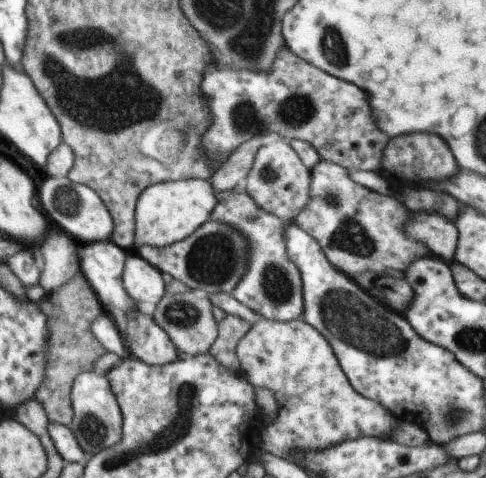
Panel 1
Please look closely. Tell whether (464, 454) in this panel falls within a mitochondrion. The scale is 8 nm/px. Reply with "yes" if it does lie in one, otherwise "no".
no

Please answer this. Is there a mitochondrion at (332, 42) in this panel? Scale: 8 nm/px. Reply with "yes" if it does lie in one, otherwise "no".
yes

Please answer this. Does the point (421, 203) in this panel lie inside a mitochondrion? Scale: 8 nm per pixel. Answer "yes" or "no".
no

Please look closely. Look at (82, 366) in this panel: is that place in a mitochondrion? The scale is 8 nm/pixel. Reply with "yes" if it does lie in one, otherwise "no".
no

